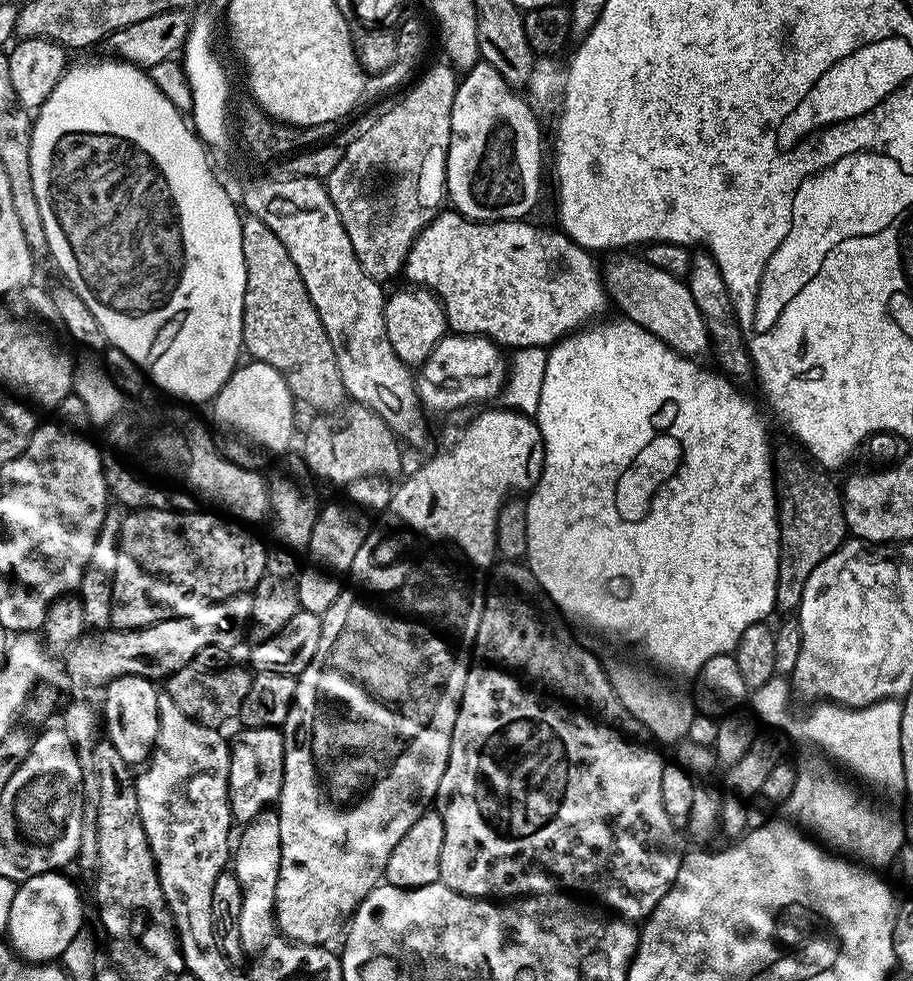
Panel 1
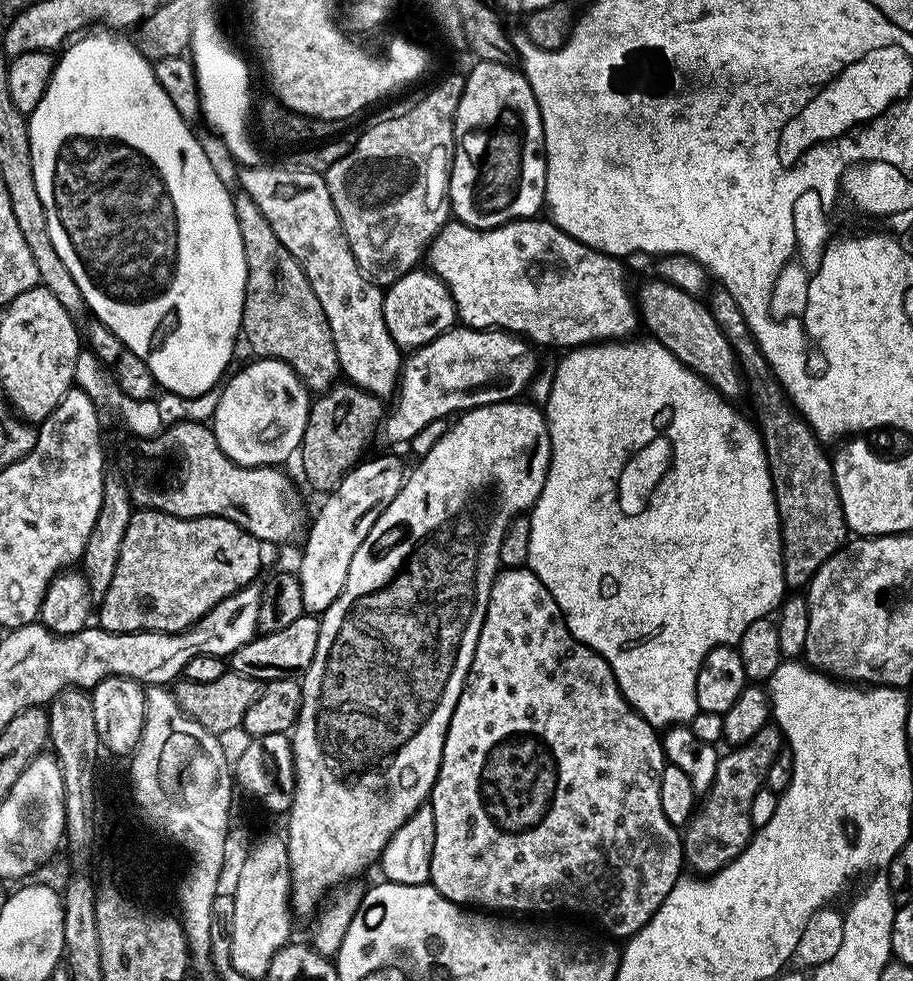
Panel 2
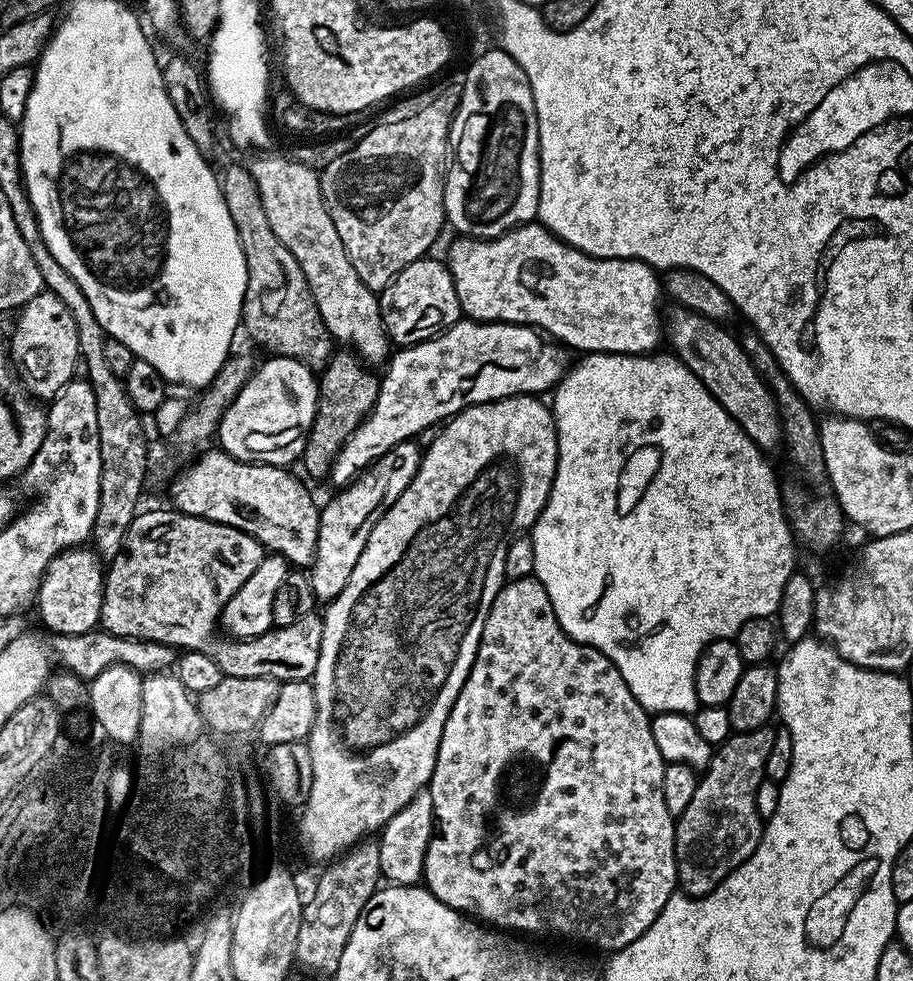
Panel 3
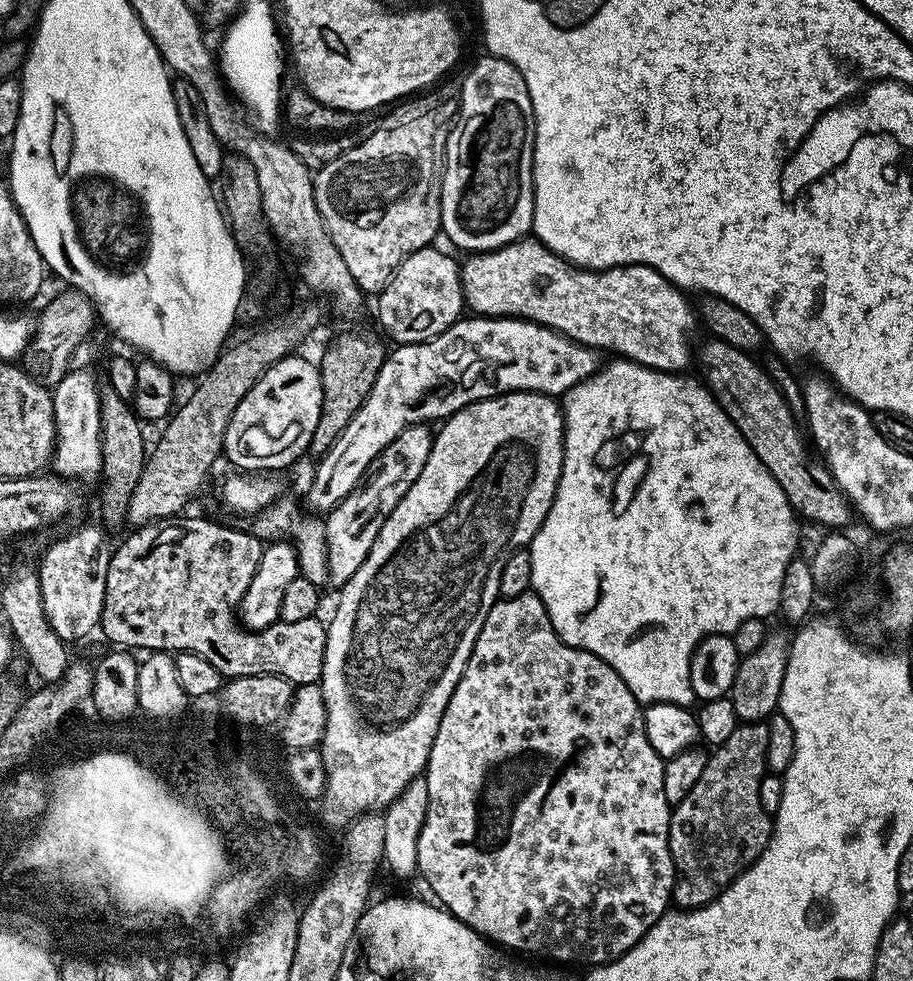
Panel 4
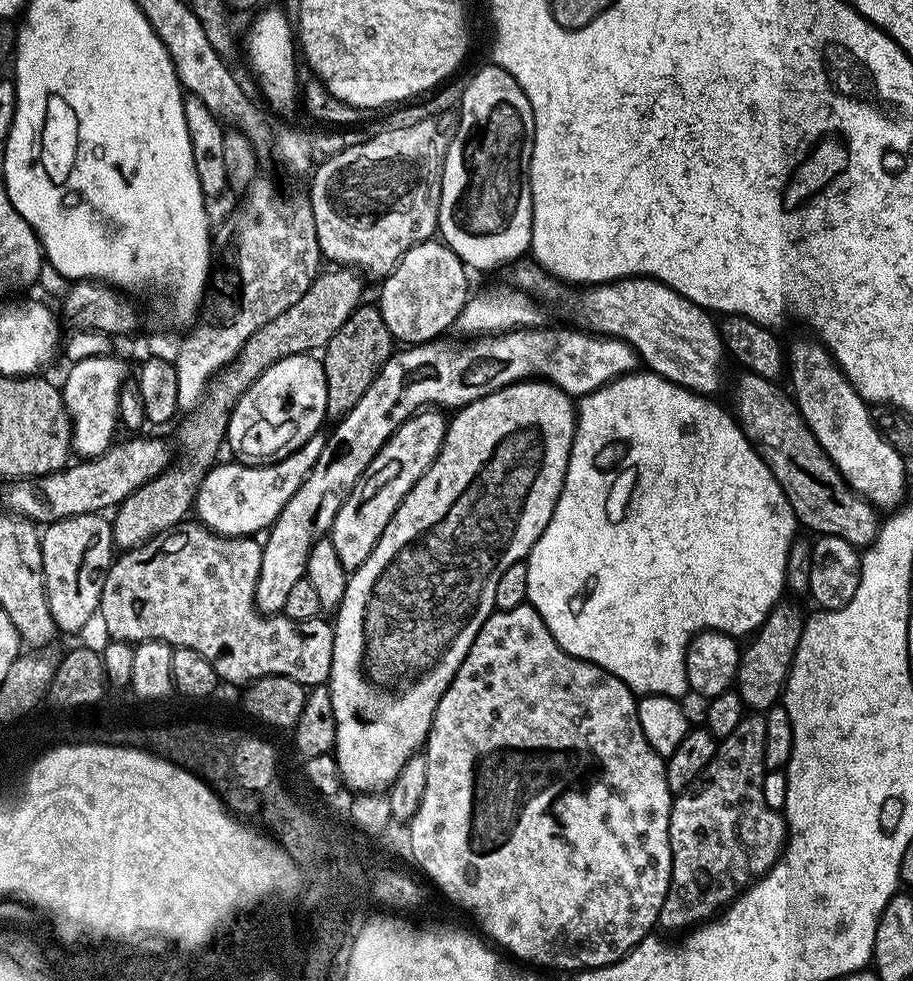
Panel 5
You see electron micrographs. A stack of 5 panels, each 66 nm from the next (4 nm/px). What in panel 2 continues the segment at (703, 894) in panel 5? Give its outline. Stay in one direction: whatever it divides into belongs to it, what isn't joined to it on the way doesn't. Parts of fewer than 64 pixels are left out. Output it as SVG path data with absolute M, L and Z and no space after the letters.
M770 722L750 742L729 747L721 755L718 766L714 770L714 782L703 797L702 803L692 813L682 832L684 845L684 863L693 873L707 878L713 872L722 870L731 860L738 858L742 850L750 843L754 835L750 818L750 802L754 802L754 794L765 787L770 770L770 762L785 747L783 732Z

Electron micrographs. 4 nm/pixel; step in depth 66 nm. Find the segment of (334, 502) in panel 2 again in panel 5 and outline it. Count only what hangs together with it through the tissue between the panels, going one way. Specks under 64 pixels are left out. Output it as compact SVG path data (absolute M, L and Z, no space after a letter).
M421 410L410 416L388 441L374 454L370 466L358 478L358 482L350 490L350 494L342 502L330 529L330 539L334 551L338 554L338 562L346 570L355 570L370 558L370 550L382 538L382 530L394 518L398 506L410 494L410 490L422 478L422 474L434 462L440 453L442 442L446 438L448 420L440 410Z

